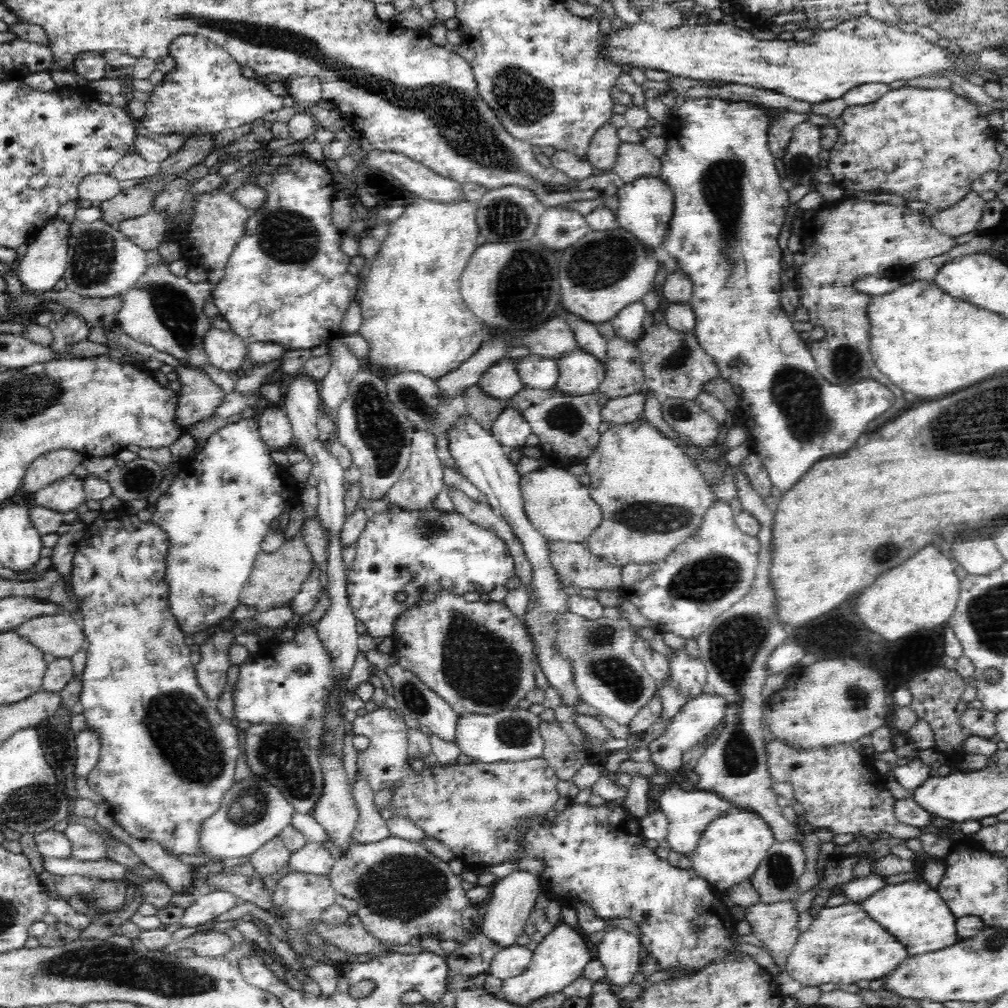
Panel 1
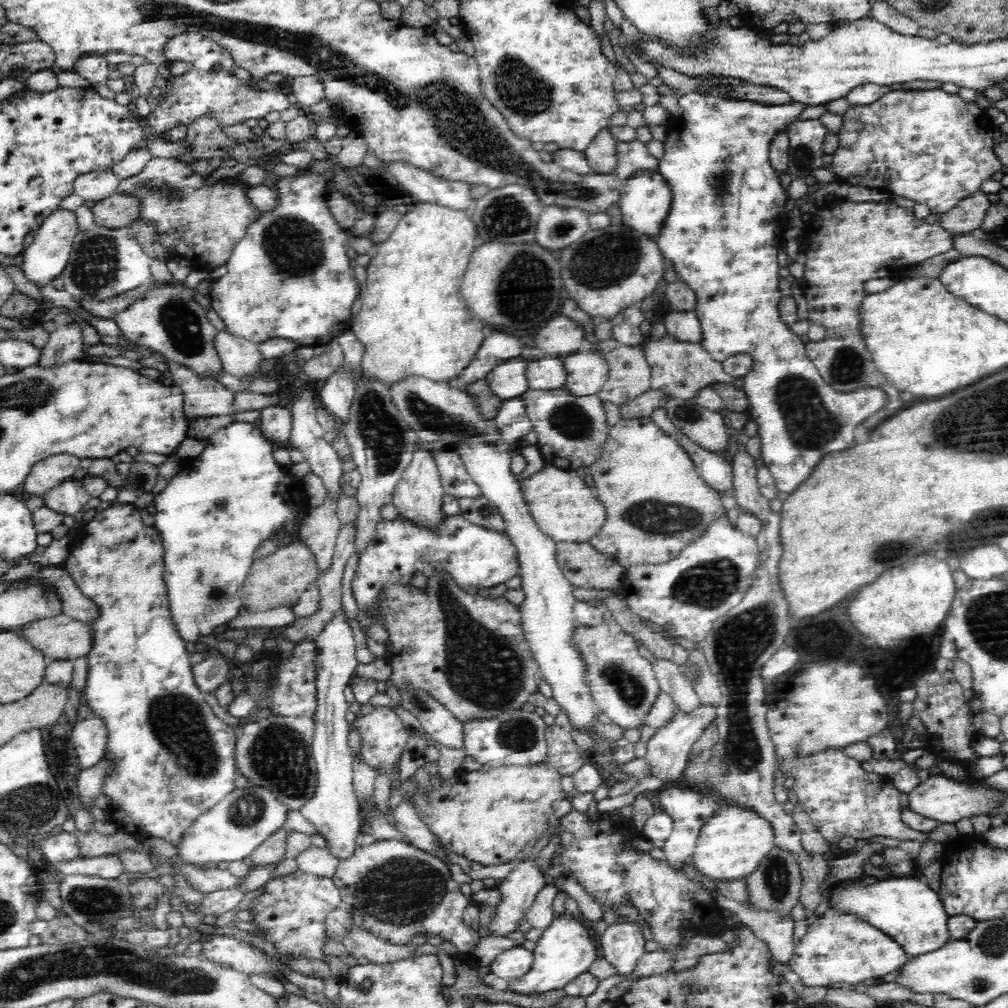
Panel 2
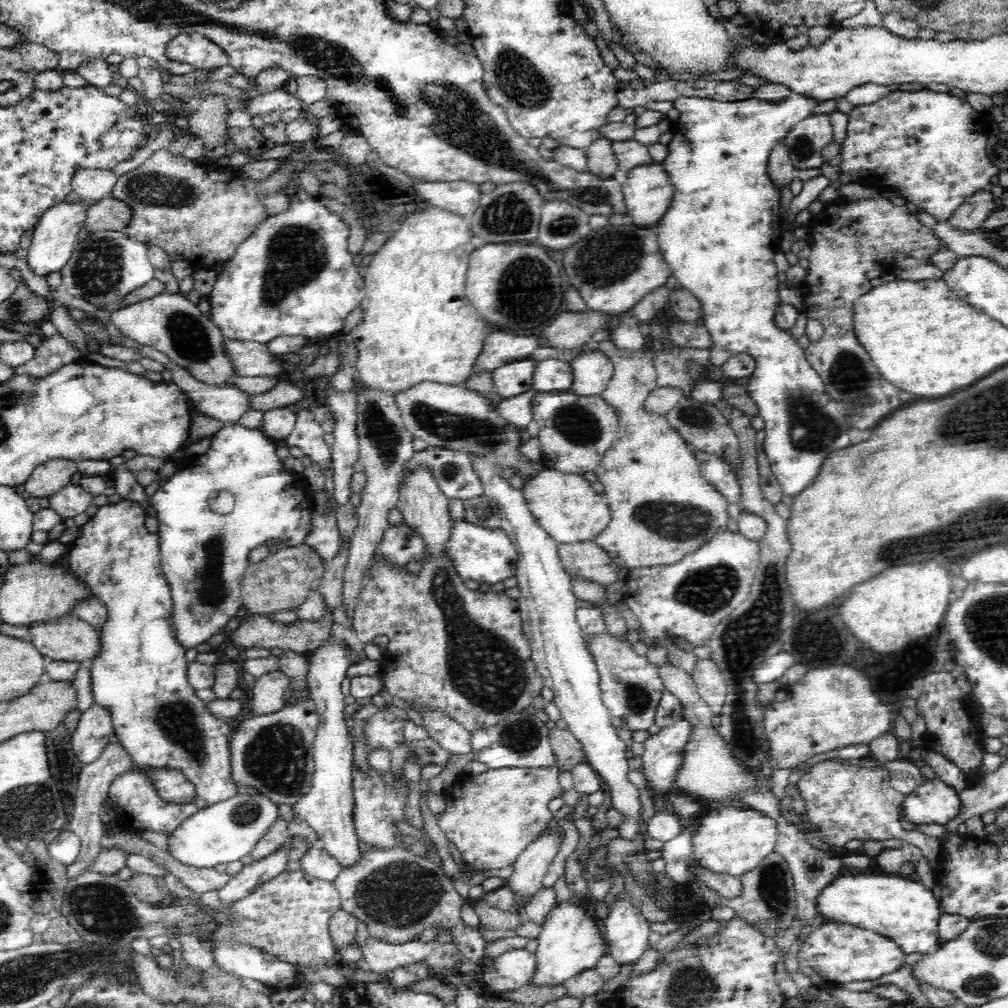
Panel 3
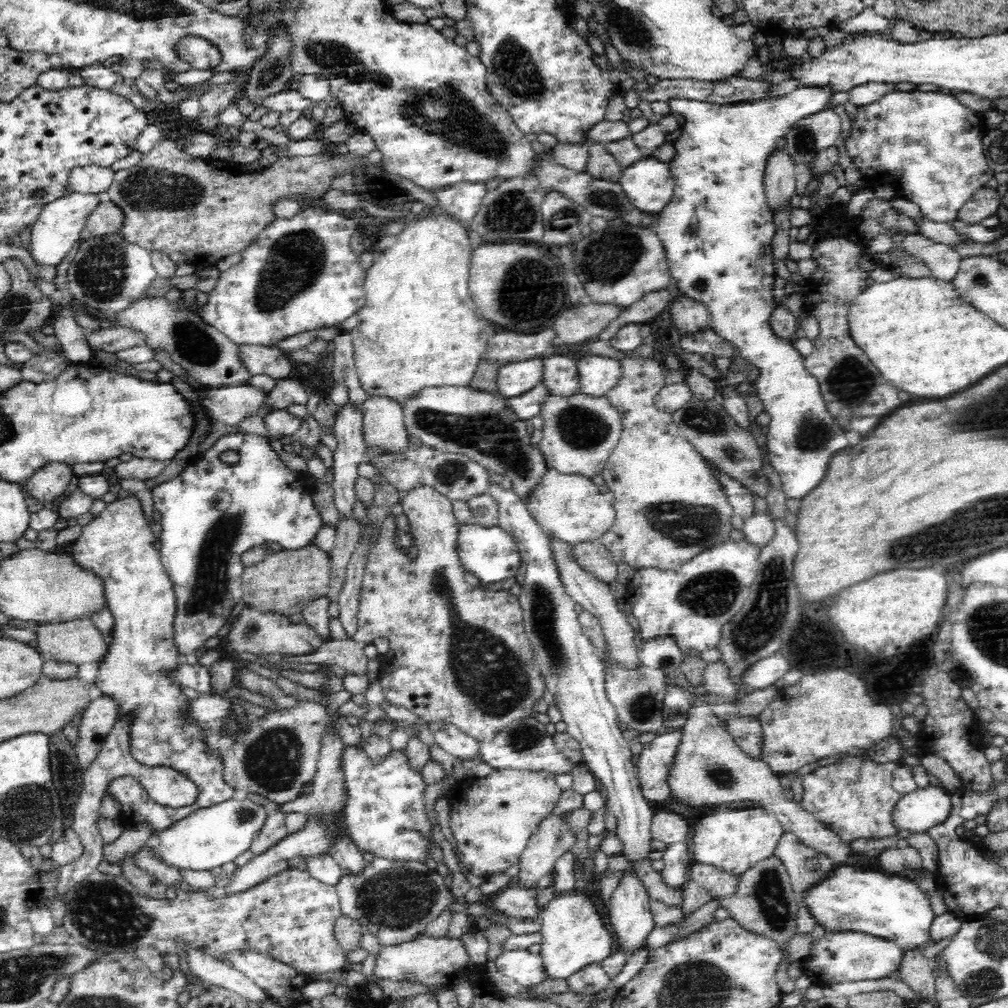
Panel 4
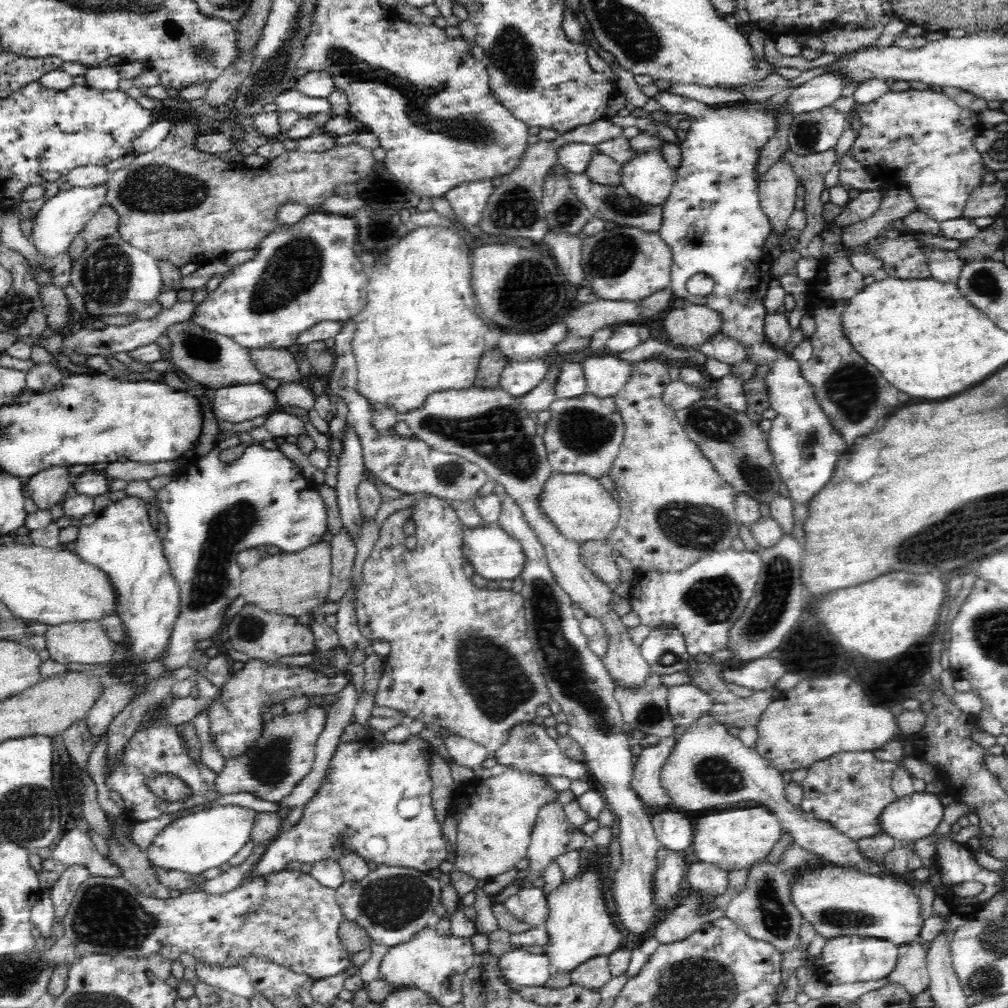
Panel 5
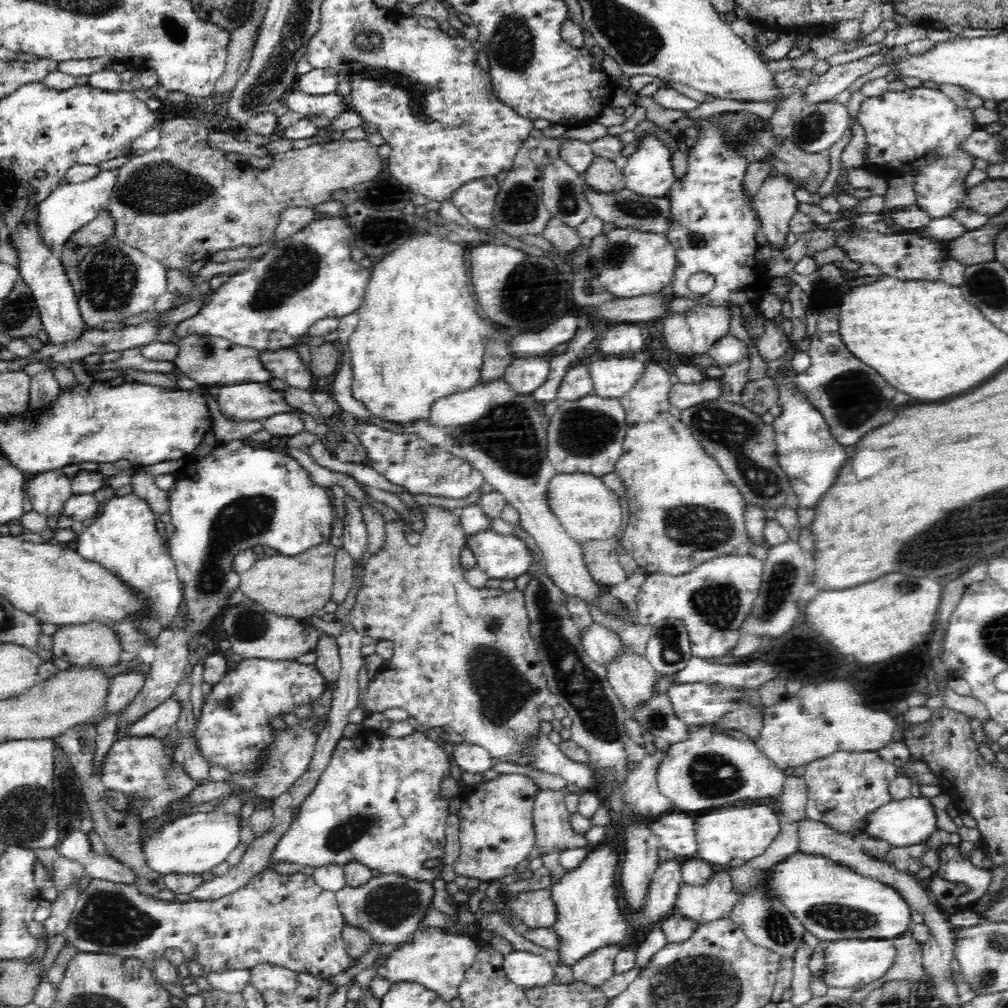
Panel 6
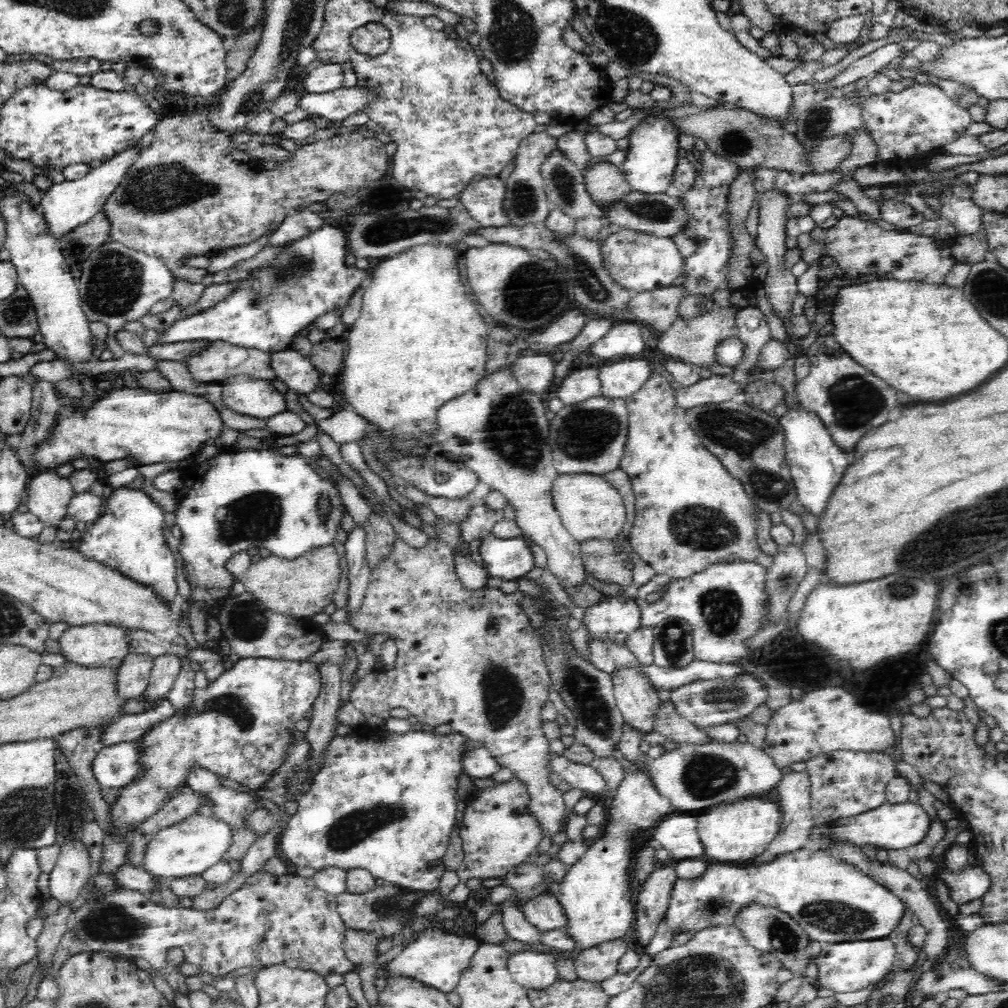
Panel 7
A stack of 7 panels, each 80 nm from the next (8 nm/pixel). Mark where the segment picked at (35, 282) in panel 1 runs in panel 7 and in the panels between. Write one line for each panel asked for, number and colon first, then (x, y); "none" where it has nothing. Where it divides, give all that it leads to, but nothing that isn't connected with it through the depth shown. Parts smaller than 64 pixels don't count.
2: (48, 254)
3: (54, 238)
4: (58, 227)
5: (58, 222)
6: (71, 206)
7: (68, 204)

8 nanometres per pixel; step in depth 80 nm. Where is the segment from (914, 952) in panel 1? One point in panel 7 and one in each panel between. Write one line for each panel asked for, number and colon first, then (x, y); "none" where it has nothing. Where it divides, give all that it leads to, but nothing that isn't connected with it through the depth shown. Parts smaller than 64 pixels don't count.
2: (906, 908)
3: (901, 908)
4: (887, 906)
5: (839, 901)
6: (833, 902)
7: (833, 902)

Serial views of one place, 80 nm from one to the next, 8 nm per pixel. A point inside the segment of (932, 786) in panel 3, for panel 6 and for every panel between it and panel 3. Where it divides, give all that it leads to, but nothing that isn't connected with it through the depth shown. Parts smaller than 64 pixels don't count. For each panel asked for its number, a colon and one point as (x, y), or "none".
4: (922, 809)
5: (916, 816)
6: (910, 821)

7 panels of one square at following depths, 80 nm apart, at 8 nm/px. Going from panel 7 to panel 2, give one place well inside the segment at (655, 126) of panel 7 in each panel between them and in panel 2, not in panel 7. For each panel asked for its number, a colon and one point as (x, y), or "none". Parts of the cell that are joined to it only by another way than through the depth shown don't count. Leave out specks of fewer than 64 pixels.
2: (645, 200)
3: (647, 193)
4: (648, 184)
5: (648, 177)
6: (648, 172)

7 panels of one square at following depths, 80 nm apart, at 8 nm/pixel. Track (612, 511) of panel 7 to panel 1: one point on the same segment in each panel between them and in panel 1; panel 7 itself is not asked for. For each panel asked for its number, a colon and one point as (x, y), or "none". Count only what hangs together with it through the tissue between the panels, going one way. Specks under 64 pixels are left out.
1: (557, 503)
2: (562, 503)
3: (570, 509)
4: (570, 507)
5: (578, 506)
6: (587, 510)

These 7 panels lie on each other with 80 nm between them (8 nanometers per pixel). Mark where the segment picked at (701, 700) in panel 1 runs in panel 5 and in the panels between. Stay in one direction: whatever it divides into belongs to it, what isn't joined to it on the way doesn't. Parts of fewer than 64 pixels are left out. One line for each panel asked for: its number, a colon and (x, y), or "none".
2: (667, 750)
3: (663, 755)
4: (655, 761)
5: (646, 781)

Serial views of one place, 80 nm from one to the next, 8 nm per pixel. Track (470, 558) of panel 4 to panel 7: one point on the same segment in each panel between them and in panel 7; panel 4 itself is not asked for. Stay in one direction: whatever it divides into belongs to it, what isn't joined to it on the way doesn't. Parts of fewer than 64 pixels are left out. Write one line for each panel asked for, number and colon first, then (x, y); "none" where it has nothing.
5: (494, 554)
6: (506, 557)
7: (510, 558)

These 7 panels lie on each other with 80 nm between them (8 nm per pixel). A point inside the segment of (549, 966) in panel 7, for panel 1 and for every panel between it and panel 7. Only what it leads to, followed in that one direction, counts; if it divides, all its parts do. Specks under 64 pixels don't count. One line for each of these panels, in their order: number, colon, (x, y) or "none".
1: (509, 962)
2: (511, 964)
3: (517, 964)
4: (526, 968)
5: (529, 970)
6: (524, 969)

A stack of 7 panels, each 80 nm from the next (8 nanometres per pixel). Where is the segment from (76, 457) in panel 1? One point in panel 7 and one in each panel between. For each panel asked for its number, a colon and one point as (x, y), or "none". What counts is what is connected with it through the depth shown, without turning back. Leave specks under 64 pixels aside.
2: (45, 474)
3: (47, 478)
4: (49, 482)
5: (49, 486)
6: (48, 491)
7: (48, 493)

